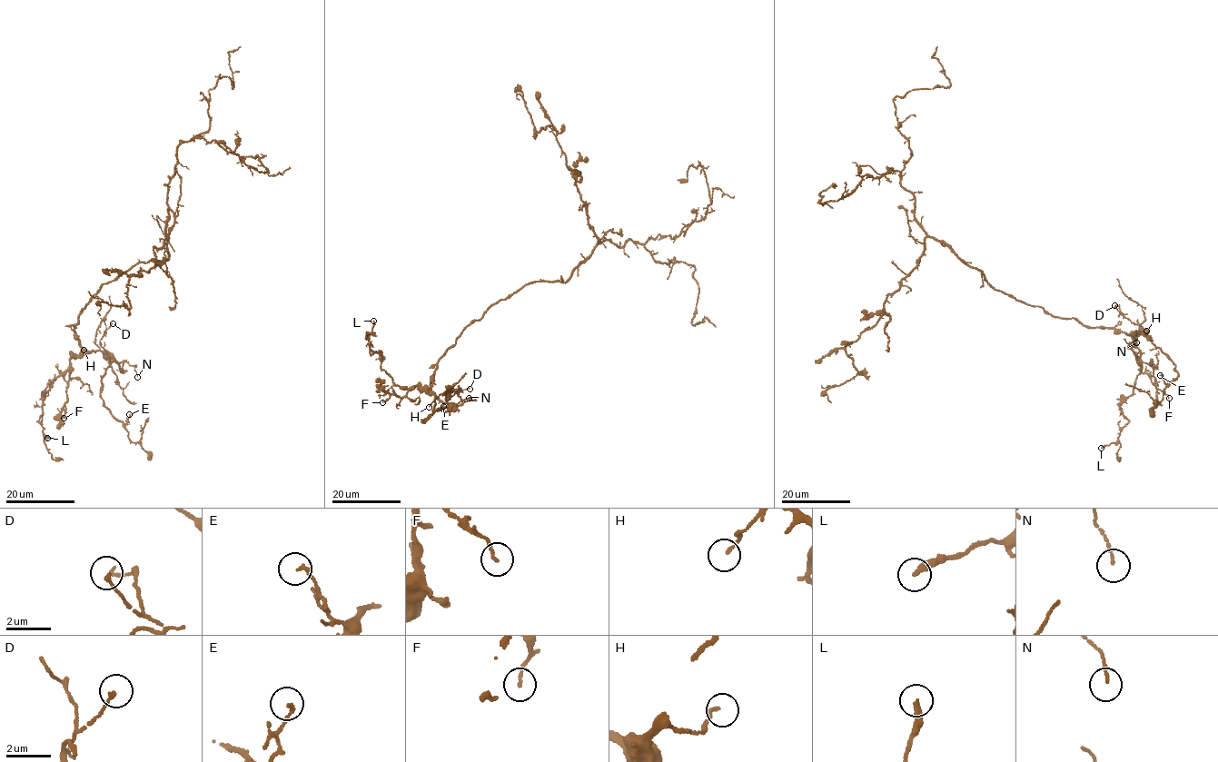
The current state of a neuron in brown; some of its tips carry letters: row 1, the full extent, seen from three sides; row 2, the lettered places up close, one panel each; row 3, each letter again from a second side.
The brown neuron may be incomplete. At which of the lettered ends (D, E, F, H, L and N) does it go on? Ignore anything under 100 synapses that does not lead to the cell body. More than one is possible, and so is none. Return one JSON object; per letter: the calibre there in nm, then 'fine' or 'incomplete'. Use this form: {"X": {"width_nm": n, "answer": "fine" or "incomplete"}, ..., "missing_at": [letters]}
{"D": {"width_nm": 150, "answer": "fine"}, "E": {"width_nm": 140, "answer": "fine"}, "F": {"width_nm": 130, "answer": "fine"}, "H": {"width_nm": 130, "answer": "fine"}, "L": {"width_nm": 280, "answer": "fine"}, "N": {"width_nm": 100, "answer": "fine"}, "missing_at": []}

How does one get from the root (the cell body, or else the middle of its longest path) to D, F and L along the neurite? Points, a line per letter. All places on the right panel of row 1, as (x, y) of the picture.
D: (984, 276), (997, 291), (1053, 315), (1133, 336), (1140, 325), (1114, 305)
F: (984, 276), (997, 291), (1053, 315), (1126, 332), (1133, 339), (1133, 353), (1153, 369), (1156, 387), (1169, 398)
L: (984, 276), (997, 291), (1053, 315), (1132, 338), (1141, 367), (1120, 406), (1129, 421), (1118, 440), (1101, 448)

